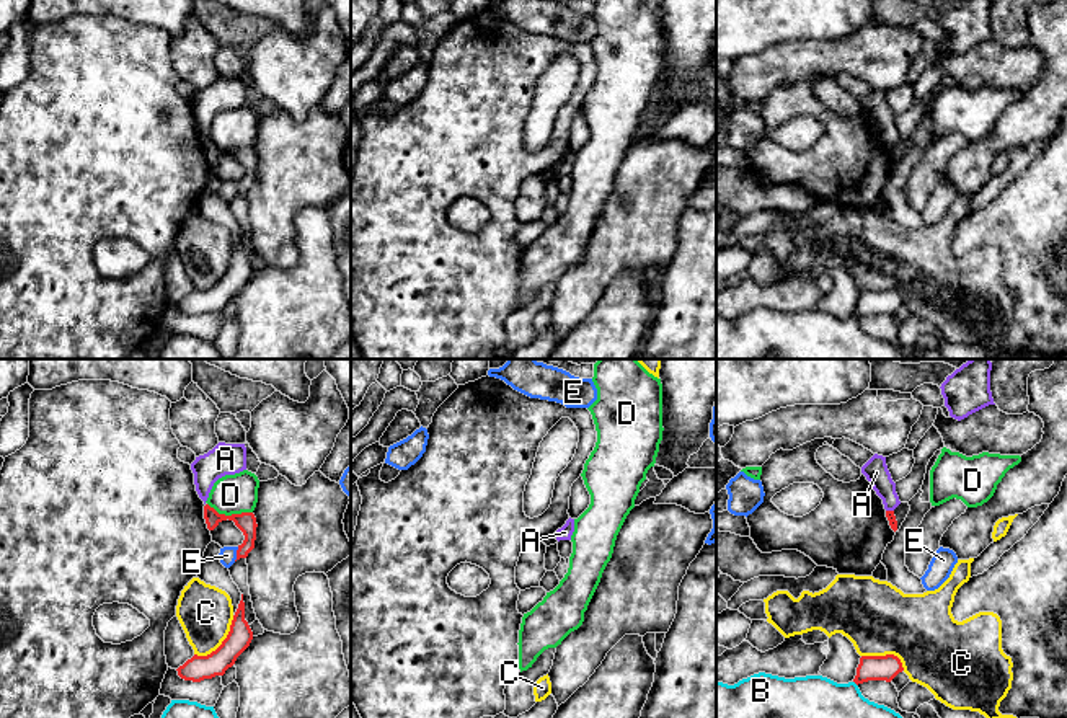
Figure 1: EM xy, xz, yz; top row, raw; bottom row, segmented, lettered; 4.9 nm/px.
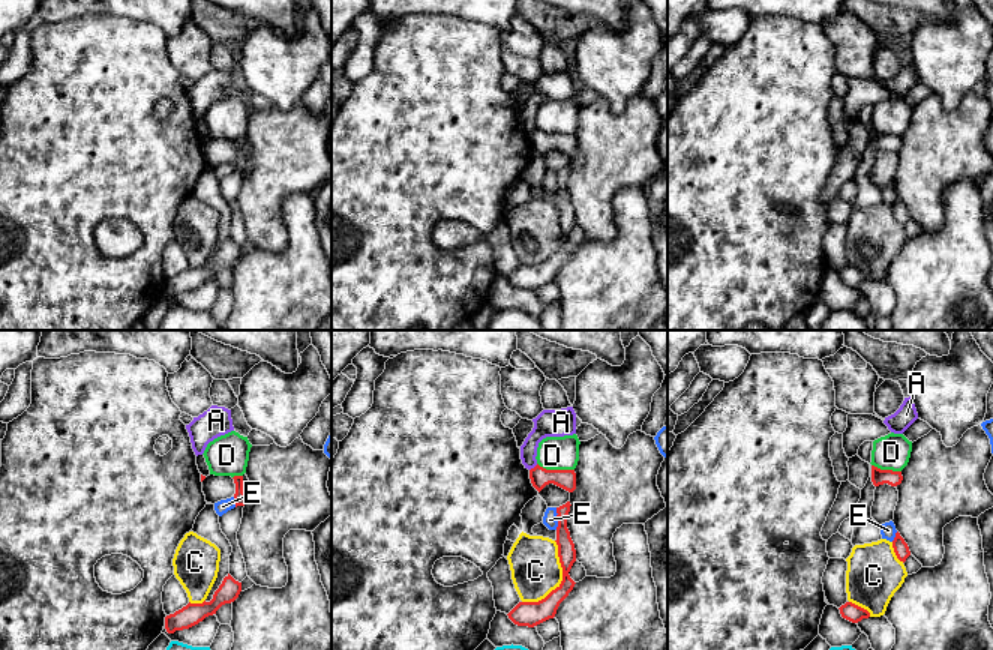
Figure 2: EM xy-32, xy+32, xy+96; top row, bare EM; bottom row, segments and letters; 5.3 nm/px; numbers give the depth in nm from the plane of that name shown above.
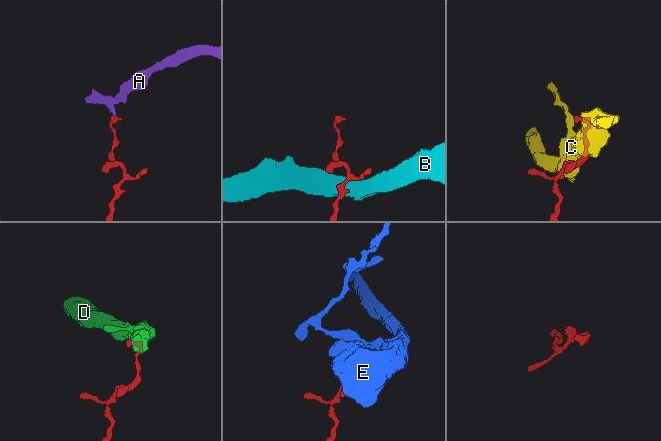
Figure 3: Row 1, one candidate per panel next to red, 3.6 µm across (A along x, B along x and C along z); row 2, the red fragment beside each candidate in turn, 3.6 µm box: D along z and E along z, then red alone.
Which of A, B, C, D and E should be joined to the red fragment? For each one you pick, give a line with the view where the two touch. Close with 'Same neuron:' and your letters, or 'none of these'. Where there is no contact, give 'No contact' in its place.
Same neuron: none of these

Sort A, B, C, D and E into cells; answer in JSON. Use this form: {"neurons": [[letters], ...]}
{"neurons": [["A"], ["B"], ["C"], ["D"], ["E"]]}

